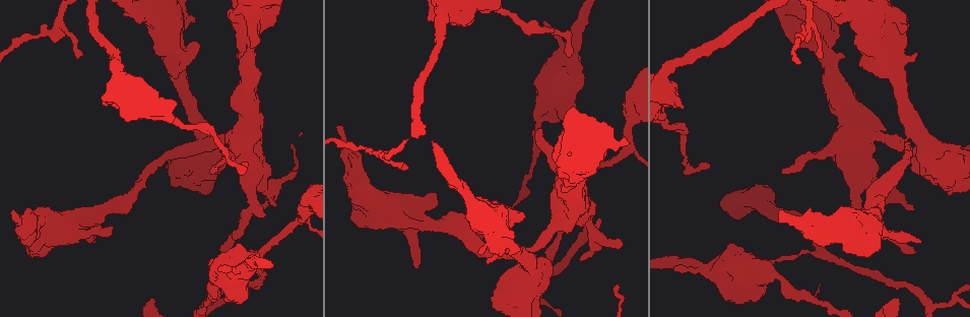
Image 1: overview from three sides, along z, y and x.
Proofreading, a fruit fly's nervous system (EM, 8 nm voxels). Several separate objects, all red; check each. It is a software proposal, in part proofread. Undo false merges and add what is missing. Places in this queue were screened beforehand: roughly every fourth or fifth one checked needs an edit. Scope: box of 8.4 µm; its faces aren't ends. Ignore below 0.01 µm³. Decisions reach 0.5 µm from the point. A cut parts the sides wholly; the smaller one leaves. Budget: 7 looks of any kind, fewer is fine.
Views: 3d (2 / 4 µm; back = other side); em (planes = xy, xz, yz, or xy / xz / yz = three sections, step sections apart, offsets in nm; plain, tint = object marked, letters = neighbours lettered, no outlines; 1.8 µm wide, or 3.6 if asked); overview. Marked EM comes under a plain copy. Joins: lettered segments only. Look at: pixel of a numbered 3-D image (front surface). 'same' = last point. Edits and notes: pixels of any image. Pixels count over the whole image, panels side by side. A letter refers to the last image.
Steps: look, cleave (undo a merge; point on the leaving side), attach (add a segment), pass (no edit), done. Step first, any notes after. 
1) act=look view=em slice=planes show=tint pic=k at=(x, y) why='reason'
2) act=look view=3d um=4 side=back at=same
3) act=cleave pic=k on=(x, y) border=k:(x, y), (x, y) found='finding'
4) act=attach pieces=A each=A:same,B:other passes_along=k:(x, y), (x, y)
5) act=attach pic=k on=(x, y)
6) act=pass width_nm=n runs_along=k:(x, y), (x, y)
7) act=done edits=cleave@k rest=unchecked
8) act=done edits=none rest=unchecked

act=look view=em slice=xz step=8 show=tint pic=1 at=(598, 220) why='branch stops here'

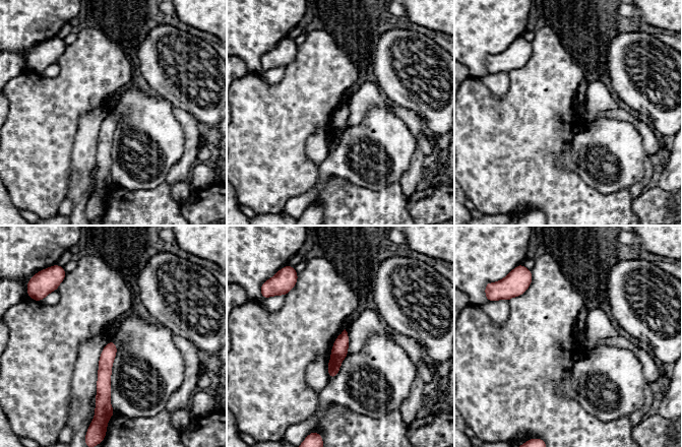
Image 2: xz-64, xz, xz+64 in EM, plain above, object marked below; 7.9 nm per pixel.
act=look view=em slice=planes show=letters at=same why='cut it another way'

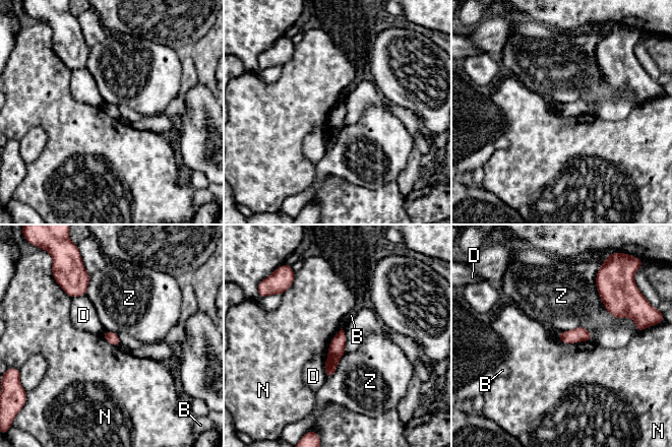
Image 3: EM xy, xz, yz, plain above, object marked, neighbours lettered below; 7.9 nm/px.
act=pass each=B:other,D:other,N:other,Z:other border=3:(557, 334), (565, 343), (590, 339) found='no lettered segment goes on from it'

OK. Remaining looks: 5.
act=look view=3d um=2 side=back pic=1 at=(200, 138) why='abrupt turn'

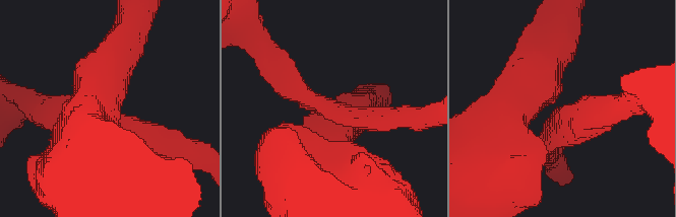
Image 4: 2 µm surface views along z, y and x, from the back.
act=look view=em slice=yz step=16 show=tint pic=4 at=(336, 125) arms=4 why='shape alone is not enough'

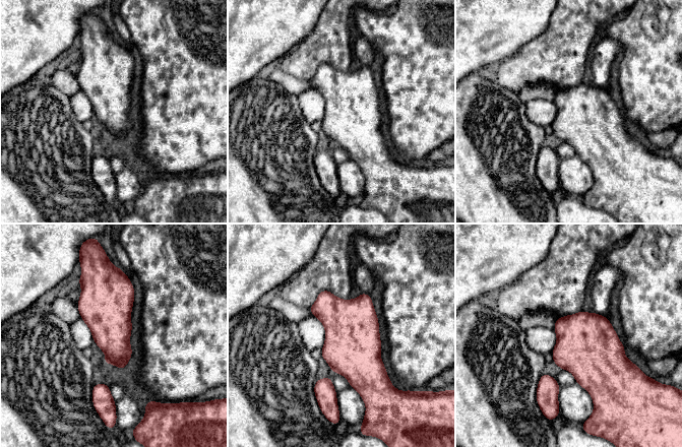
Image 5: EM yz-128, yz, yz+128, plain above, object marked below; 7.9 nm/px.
act=look view=em slice=yz step=16 show=letters at=same

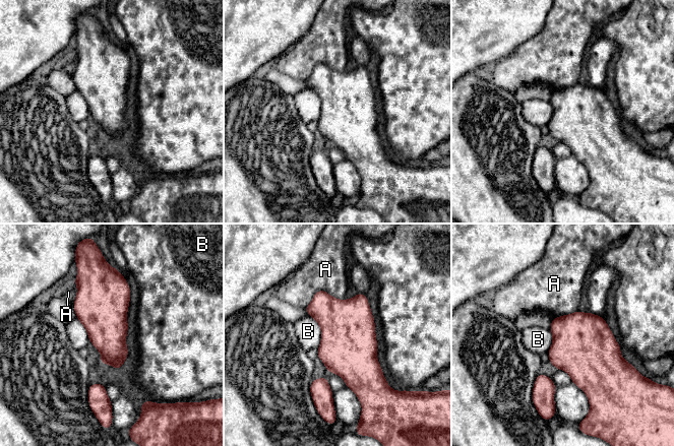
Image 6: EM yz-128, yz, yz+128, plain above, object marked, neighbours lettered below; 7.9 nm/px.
act=pass each=A:other,B:other border=6:(308, 314), (320, 329), (317, 349) found='one neuron here'

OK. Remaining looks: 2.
act=look view=em um=3.6 slice=planes show=tint pic=1 at=(404, 225) why='abrupt turn'

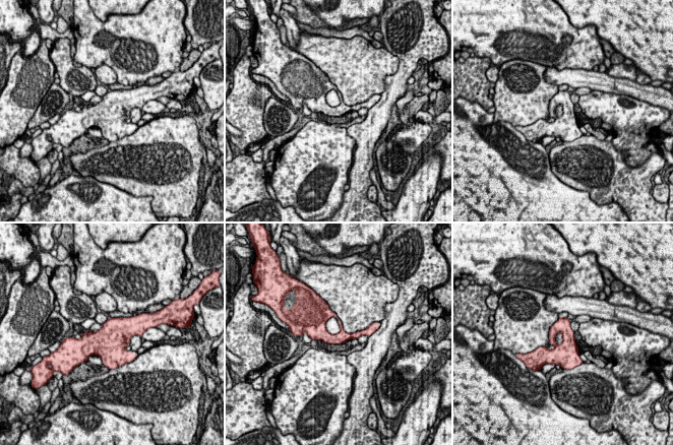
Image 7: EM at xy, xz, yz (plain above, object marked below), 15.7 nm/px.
act=look view=em um=3.6 slice=planes show=letters at=same

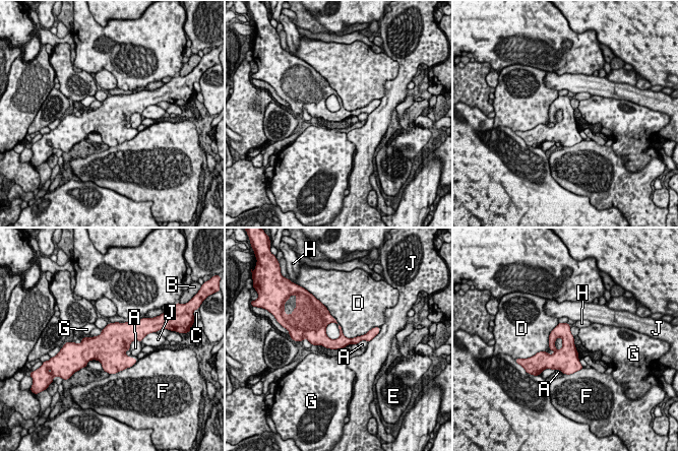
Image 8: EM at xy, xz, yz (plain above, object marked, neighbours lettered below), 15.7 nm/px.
act=pass width_nm=200 each=A:other,B:other,C:other,D:other,E:other,F:other,G:other,H:other,J:other border=8:(357, 343), (349, 343), (345, 347) found='continuous, no second neuron'

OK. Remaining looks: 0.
act=done edits=none rest=unchecked

